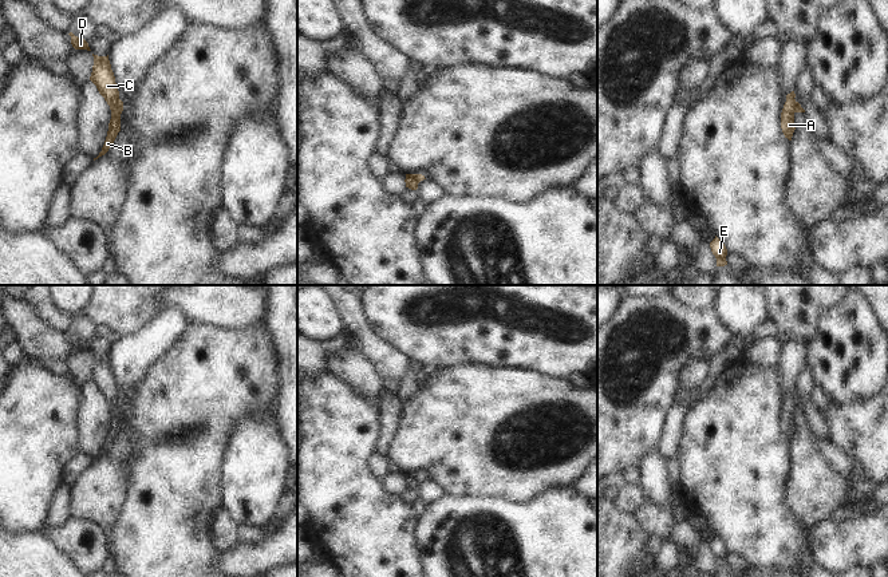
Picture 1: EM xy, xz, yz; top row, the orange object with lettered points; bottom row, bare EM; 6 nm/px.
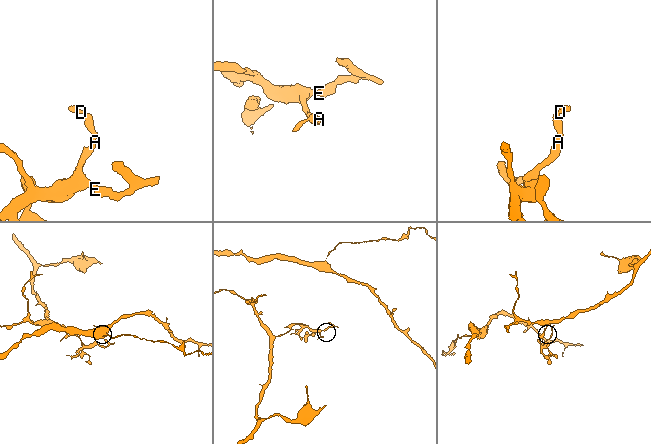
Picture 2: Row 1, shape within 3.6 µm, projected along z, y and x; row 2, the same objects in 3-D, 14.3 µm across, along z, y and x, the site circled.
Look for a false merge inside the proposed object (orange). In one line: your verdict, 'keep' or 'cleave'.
cleave

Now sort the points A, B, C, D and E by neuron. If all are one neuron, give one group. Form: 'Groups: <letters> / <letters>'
Groups: A B E / C D

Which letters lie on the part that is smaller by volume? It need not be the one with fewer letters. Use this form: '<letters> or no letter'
C, D

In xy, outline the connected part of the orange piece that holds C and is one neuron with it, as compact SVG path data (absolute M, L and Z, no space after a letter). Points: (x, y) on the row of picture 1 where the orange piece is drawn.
M94 55L94 66L90 80L96 86L99 94L104 98L107 104L113 107L119 99L119 91L115 83L115 76L107 56Z

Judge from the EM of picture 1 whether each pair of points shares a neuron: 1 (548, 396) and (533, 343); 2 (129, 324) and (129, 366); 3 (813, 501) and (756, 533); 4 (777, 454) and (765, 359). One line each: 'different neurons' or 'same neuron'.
1: different neurons
2: different neurons
3: different neurons
4: different neurons

